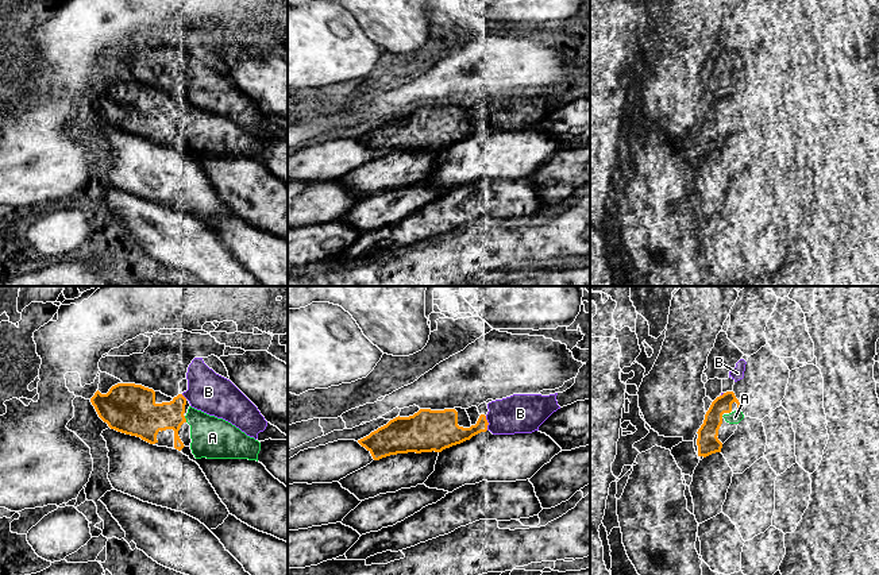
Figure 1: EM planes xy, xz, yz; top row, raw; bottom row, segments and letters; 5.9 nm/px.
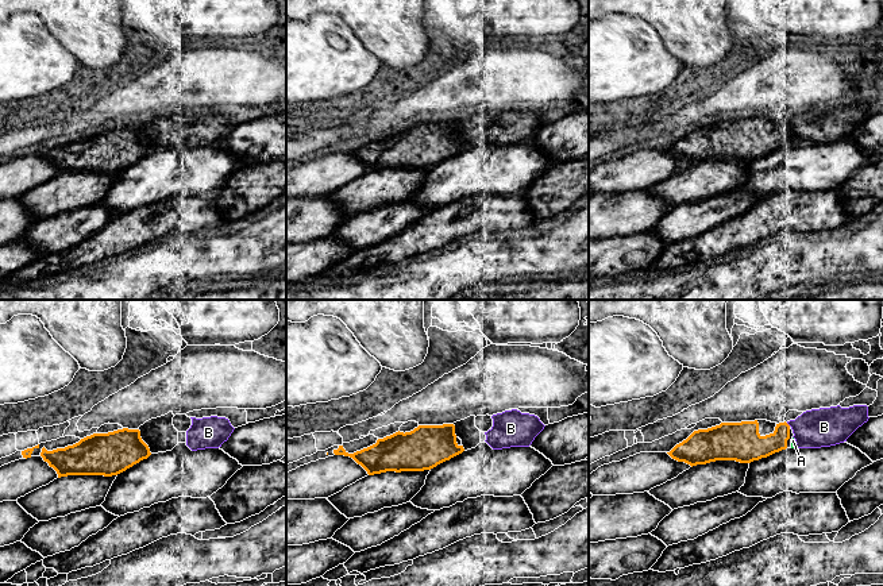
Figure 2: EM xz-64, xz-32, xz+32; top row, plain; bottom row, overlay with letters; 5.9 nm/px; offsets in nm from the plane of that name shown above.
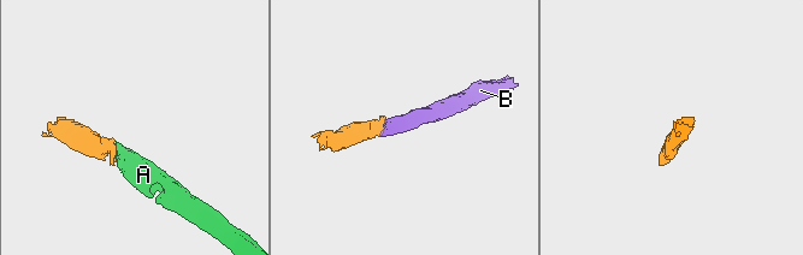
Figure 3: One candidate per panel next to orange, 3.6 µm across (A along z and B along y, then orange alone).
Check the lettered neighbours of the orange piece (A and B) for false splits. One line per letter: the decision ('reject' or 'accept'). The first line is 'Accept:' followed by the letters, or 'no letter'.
Accept: A
A: accept
B: reject

